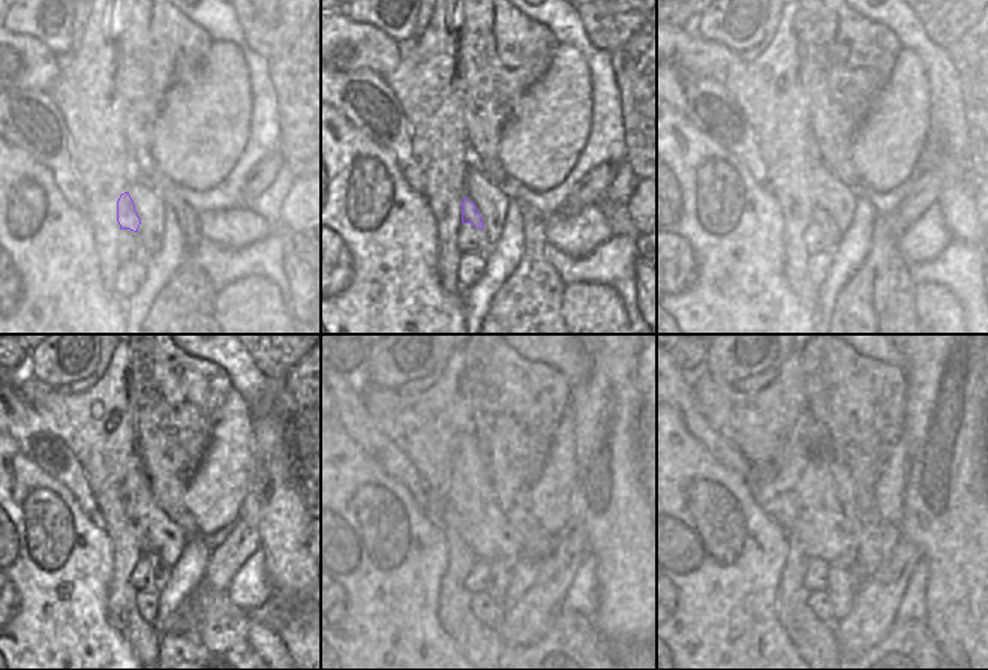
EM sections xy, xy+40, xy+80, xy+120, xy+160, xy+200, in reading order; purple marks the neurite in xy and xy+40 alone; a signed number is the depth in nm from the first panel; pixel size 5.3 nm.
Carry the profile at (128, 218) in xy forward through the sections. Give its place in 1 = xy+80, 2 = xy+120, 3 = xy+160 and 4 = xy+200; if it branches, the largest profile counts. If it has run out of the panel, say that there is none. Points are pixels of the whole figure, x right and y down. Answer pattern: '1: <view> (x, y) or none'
1: xy+80 (832, 236)
2: xy+120 (161, 573)
3: xy+160 (498, 582)
4: xy+200 (843, 583)

